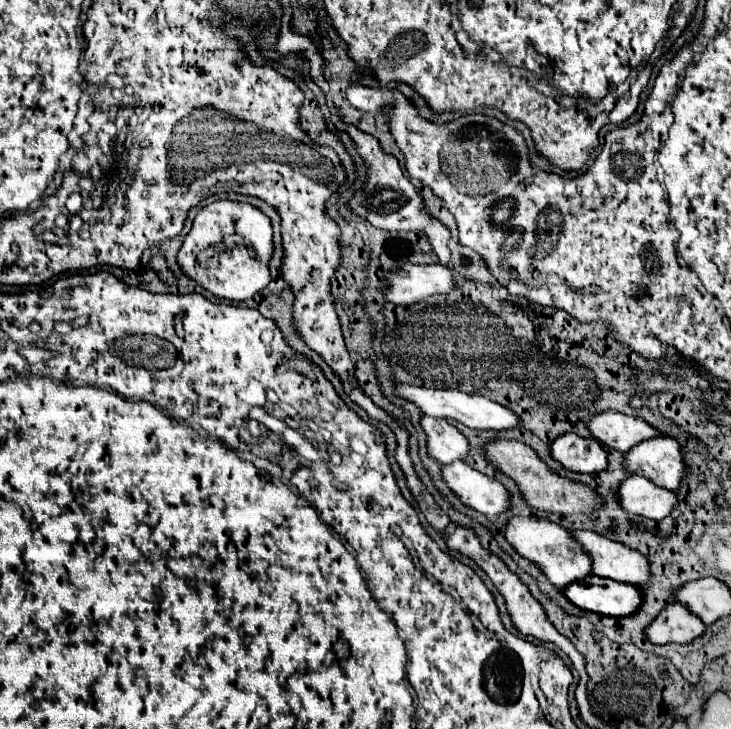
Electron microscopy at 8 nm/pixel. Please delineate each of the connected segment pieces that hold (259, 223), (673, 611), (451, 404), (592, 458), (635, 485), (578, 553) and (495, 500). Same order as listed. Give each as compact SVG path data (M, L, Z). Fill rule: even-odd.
M217 200L197 212L193 220L193 228L185 236L177 260L179 260L179 266L211 294L225 300L241 302L241 300L253 298L271 282L271 274L269 274L271 256L273 256L271 220L259 208L251 204L233 202L233 200ZM233 232L239 232L245 244L223 248L213 258L201 258L201 252L205 252L205 248L219 244L219 240L223 242L223 238L227 238Z
M673 604L667 606L655 622L647 628L647 638L653 644L691 644L695 638L703 636L707 626L691 614L691 610L683 610L683 606Z
M399 384L397 386L397 394L401 398L407 398L411 402L415 402L423 414L427 416L435 416L435 418L451 418L457 420L469 428L475 430L513 430L519 428L519 416L513 414L513 410L507 410L505 406L485 398L485 396L471 396L471 394L463 394L459 390L433 390L433 388L417 388L417 386L409 386L409 384Z
M563 434L551 444L551 456L573 472L599 474L607 470L607 452L593 438Z
M637 474L621 482L619 498L625 510L651 520L663 520L675 510L675 506L679 506L675 492L653 486L653 482L647 482L647 478Z
M513 516L507 522L505 538L521 556L539 564L543 568L543 572L547 574L547 578L559 588L569 586L571 582L579 582L579 578L591 576L591 558L587 558L587 552L583 550L583 546L579 546L579 542L575 542L575 538L571 538L571 532L555 522L539 520L539 518L531 518L531 516L529 518Z
M453 462L443 466L443 478L461 498L461 502L475 508L477 512L487 516L499 516L509 512L511 496L507 488L495 478L473 470L469 464Z

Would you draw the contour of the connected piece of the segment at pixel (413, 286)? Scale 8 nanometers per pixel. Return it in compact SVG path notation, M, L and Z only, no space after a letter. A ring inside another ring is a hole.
M407 262L397 272L393 272L387 282L389 282L389 288L387 288L385 300L395 302L397 306L411 306L411 302L423 302L425 298L431 298L437 294L451 294L453 290L457 290L453 276L451 276L451 270L443 264L425 266L425 264Z

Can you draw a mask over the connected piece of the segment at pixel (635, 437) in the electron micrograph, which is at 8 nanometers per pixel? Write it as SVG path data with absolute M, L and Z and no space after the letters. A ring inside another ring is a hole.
M613 410L593 416L587 428L599 442L617 452L627 452L631 450L631 446L637 446L639 442L661 436L661 432L651 424L647 424L645 420Z

